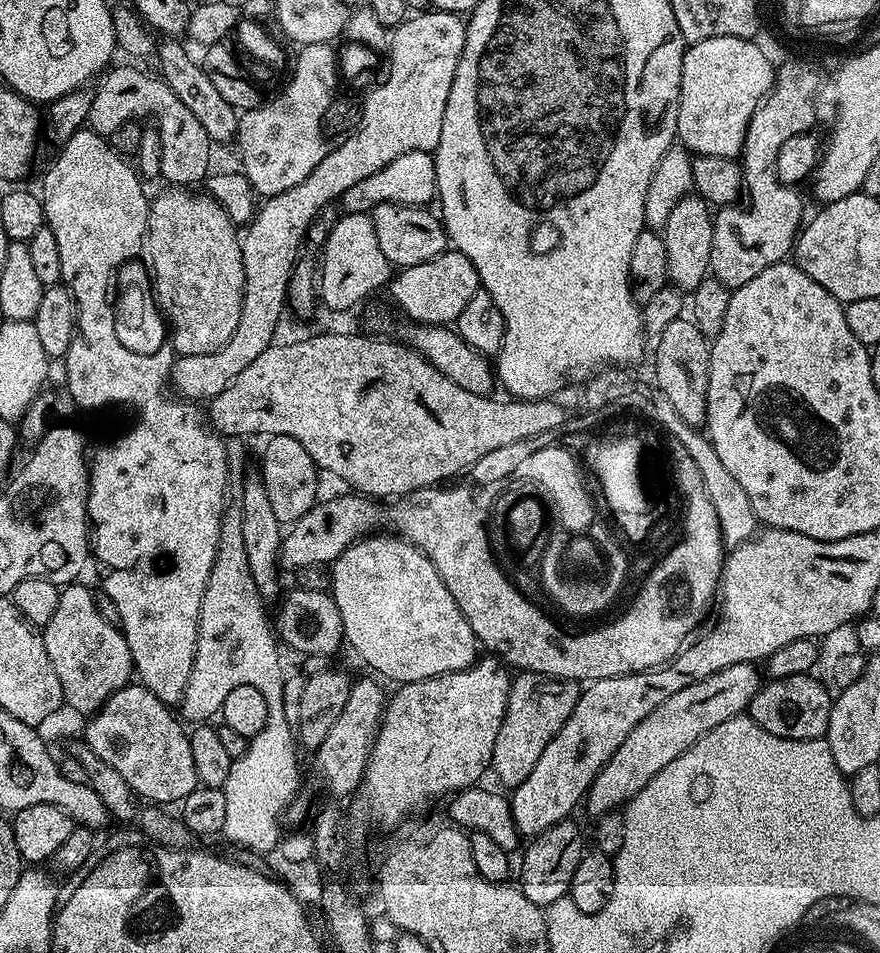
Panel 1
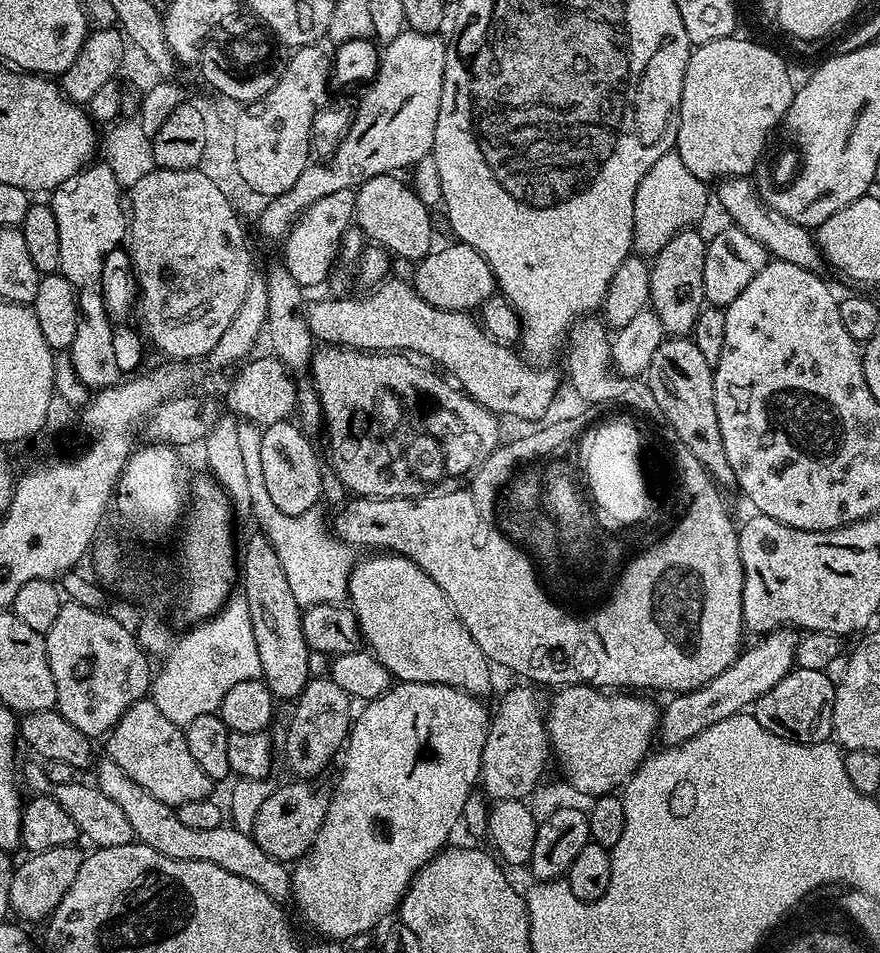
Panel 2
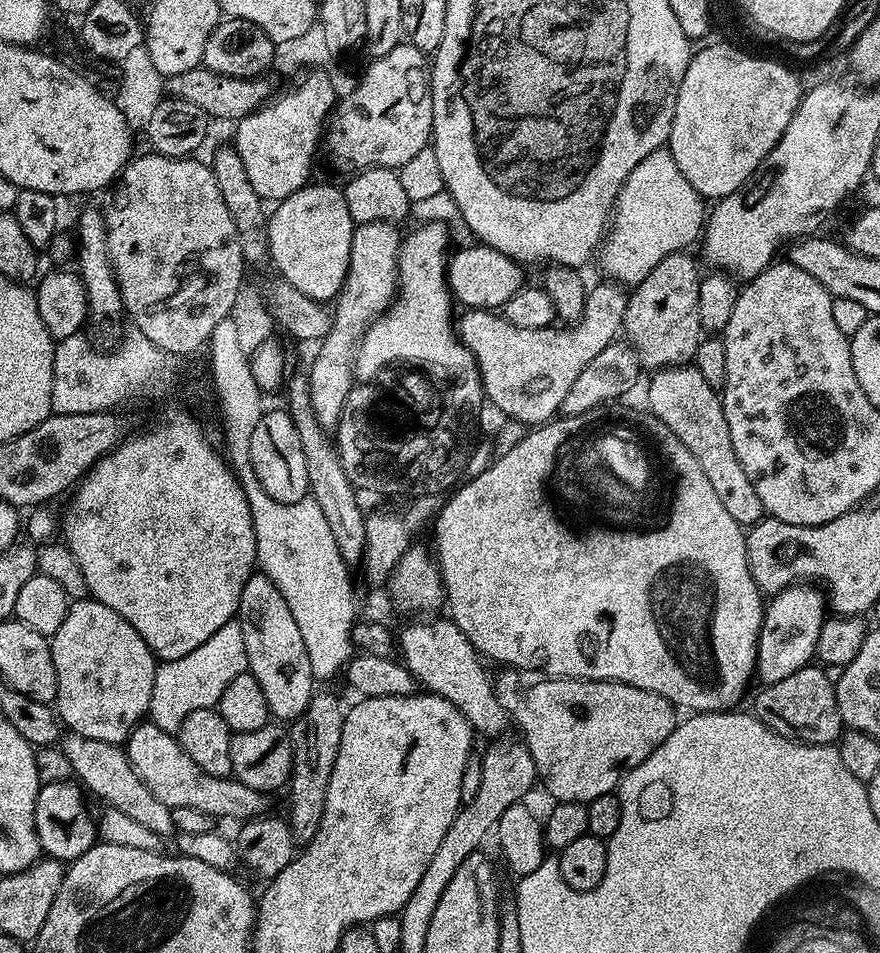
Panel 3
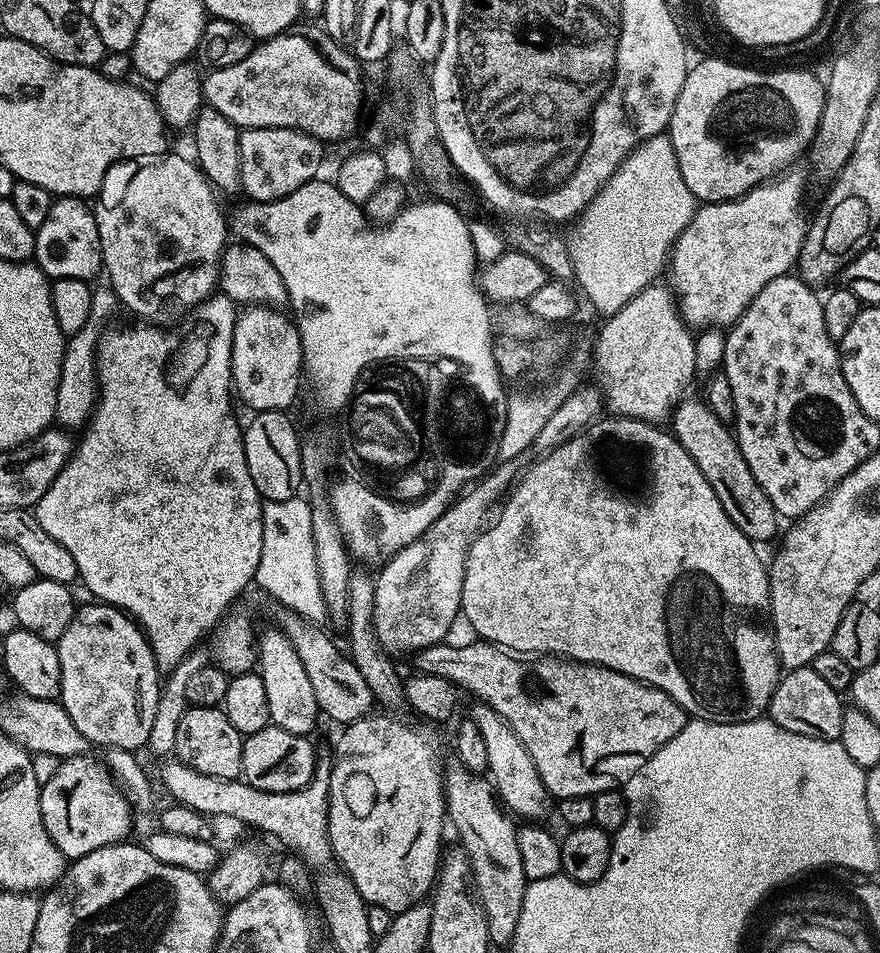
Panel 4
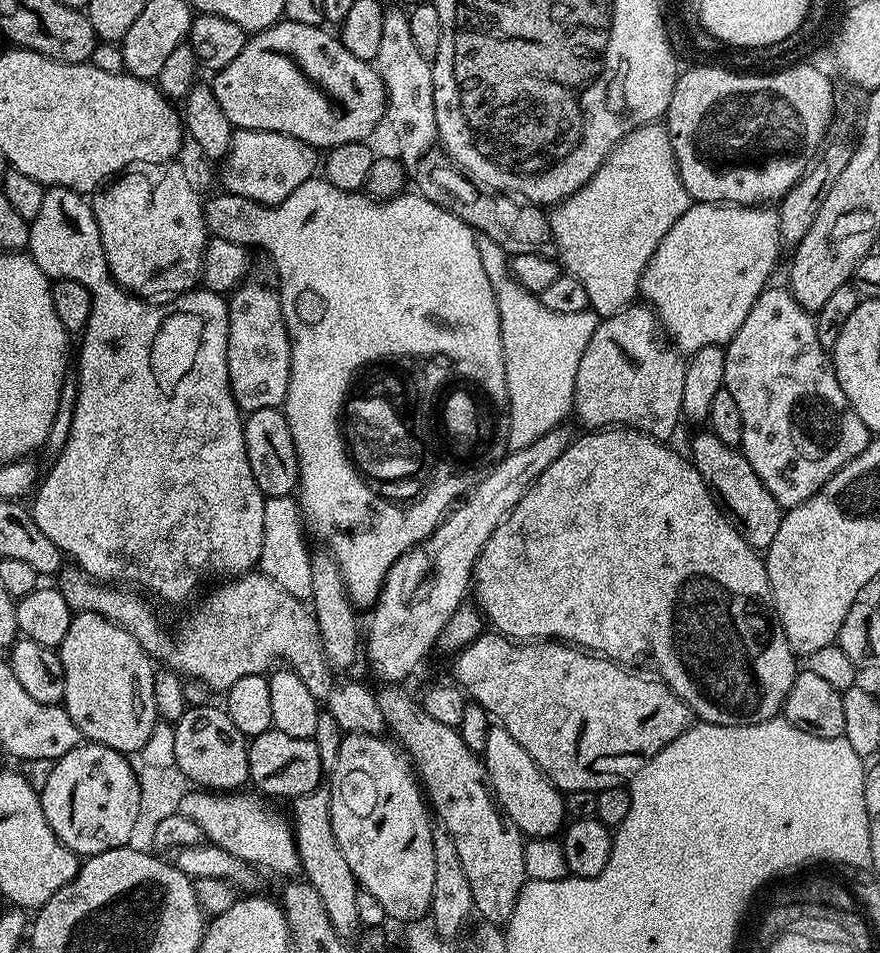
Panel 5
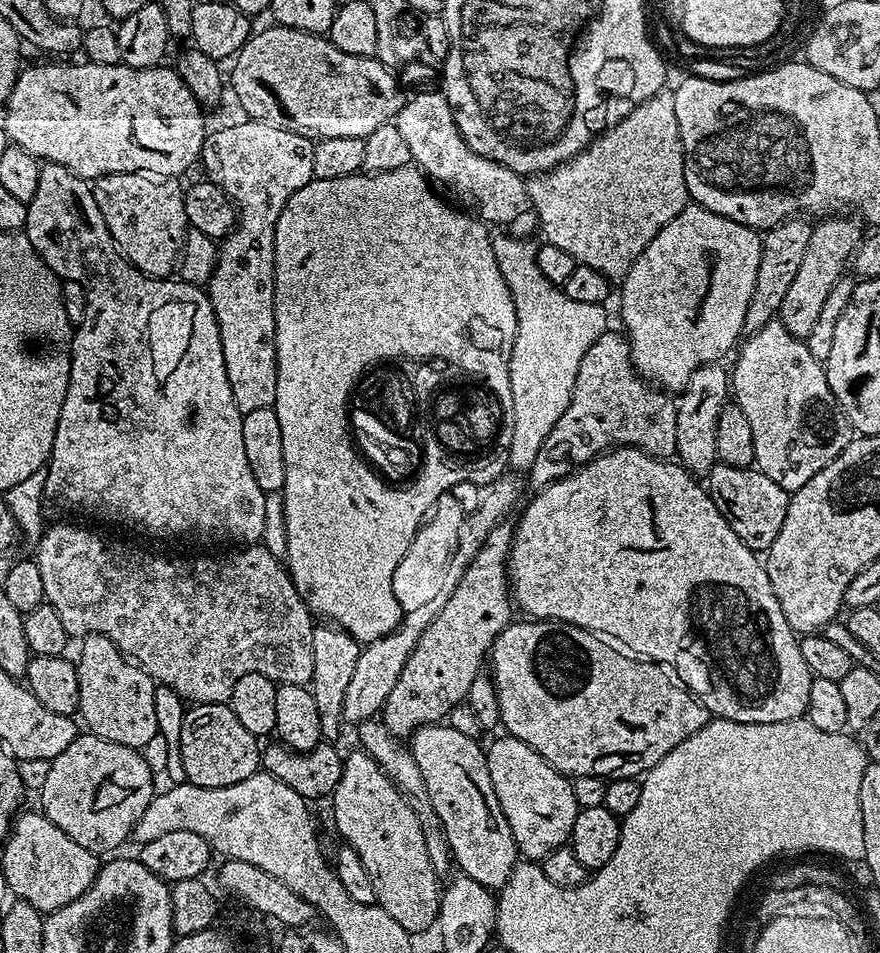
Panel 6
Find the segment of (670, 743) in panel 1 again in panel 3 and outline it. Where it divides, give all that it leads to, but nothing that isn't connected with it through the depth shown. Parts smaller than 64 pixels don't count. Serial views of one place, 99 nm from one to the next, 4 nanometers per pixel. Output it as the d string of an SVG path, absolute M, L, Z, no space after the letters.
M797 582L771 597L764 610L760 627L760 642L756 651L755 675L761 685L782 682L798 670L809 667L818 646L818 634L826 619L826 596L819 587L808 582Z

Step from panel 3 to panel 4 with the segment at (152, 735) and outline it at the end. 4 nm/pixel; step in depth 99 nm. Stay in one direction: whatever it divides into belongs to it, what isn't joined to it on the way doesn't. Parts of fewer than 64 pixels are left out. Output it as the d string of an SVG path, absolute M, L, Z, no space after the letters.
M319 753L310 782L289 792L258 790L240 778L210 778L210 774L198 774L198 770L180 763L175 758L168 759L160 768L160 780L175 803L190 806L209 818L225 816L226 819L237 820L248 828L257 828L258 831L273 836L284 847L282 849L300 856L309 866L333 863L334 857L328 837L328 795L334 763L331 753Z

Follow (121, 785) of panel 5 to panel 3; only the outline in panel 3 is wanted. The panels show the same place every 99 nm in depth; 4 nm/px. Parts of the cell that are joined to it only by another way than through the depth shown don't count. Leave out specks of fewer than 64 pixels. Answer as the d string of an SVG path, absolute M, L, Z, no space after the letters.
M72 780L40 785L40 793L34 806L34 822L38 830L40 851L45 857L71 862L86 854L86 850L97 843L98 828L94 823L94 816L88 813L84 796L86 797L85 789Z

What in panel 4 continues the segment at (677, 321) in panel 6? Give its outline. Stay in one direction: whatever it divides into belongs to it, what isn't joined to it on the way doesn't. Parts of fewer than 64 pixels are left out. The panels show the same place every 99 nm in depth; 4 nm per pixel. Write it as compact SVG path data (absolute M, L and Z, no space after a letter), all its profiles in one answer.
M780 174L757 184L736 200L723 200L720 204L697 207L694 218L690 218L690 226L682 230L672 247L670 272L672 268L671 283L680 295L680 310L689 325L735 324L736 319L748 309L750 302L754 302L758 290L766 286L766 282L770 282L775 276L787 276L797 267L802 242L809 226L806 216L804 220L804 184L796 176L784 175Z

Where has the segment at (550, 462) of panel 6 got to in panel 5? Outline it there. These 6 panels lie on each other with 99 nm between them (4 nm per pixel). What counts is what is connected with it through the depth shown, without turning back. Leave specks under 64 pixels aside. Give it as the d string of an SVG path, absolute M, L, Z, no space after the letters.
M636 307L603 317L594 330L594 338L590 338L586 354L578 362L574 416L588 430L623 426L668 442L682 424L686 360L662 335L660 321L651 307Z

